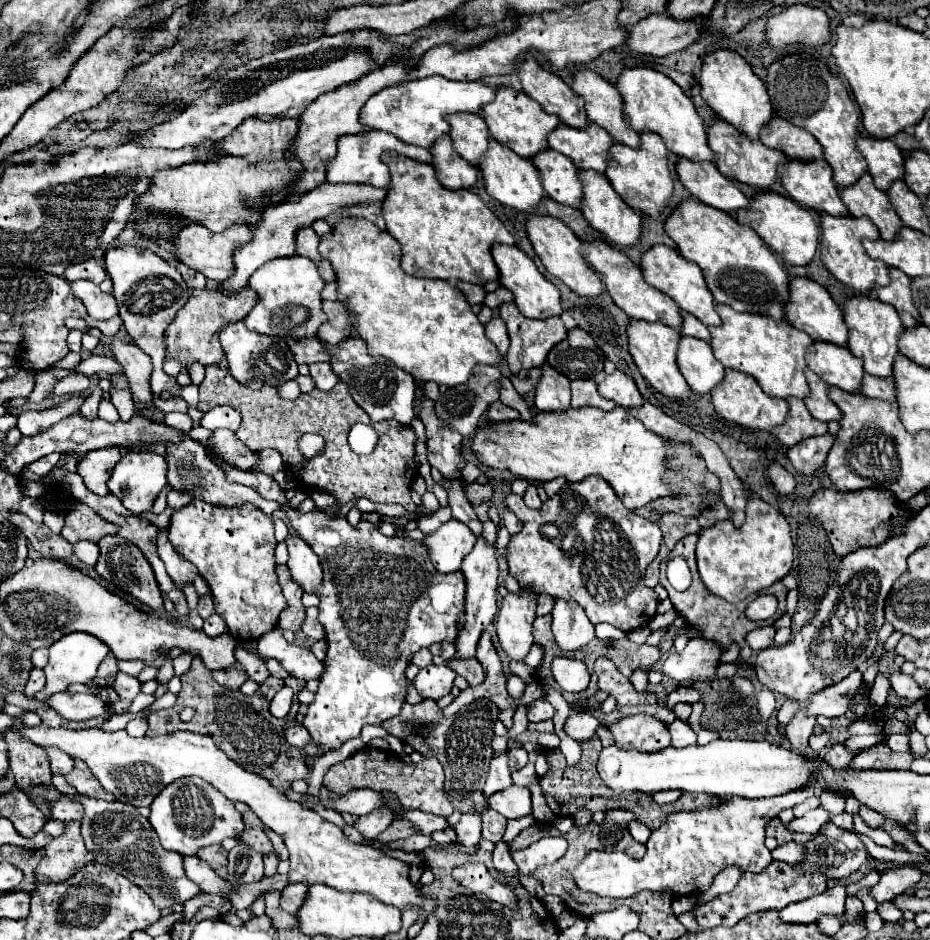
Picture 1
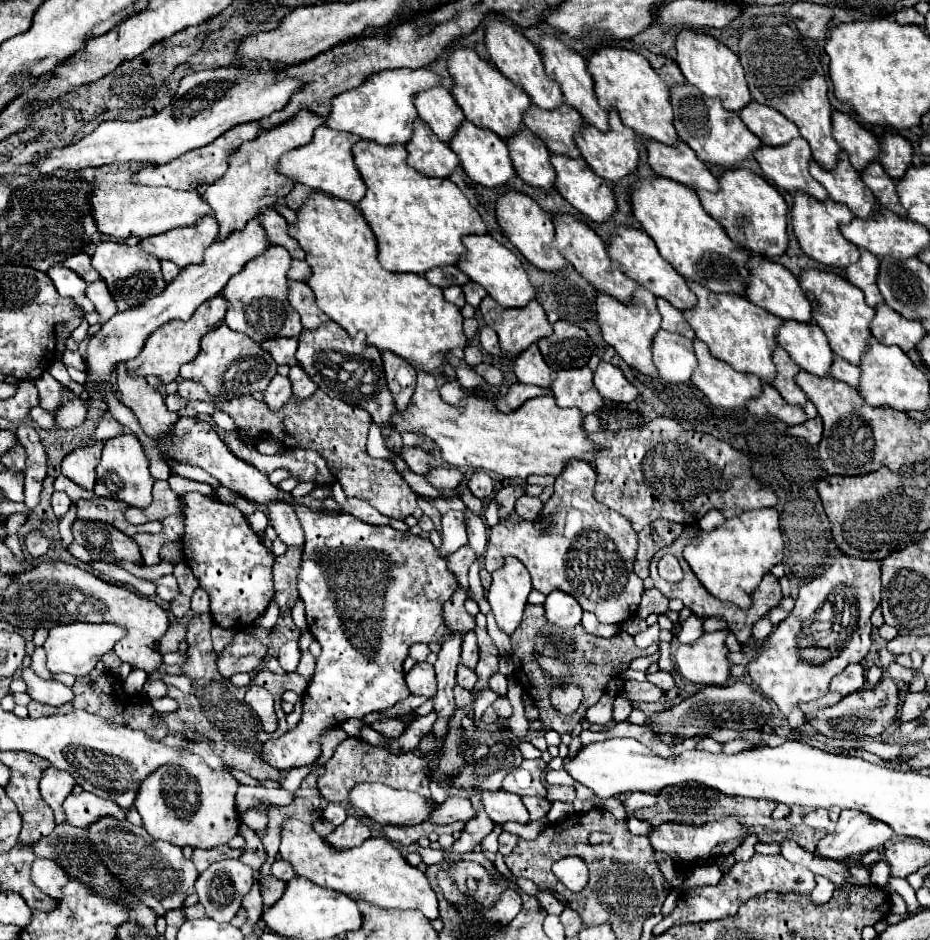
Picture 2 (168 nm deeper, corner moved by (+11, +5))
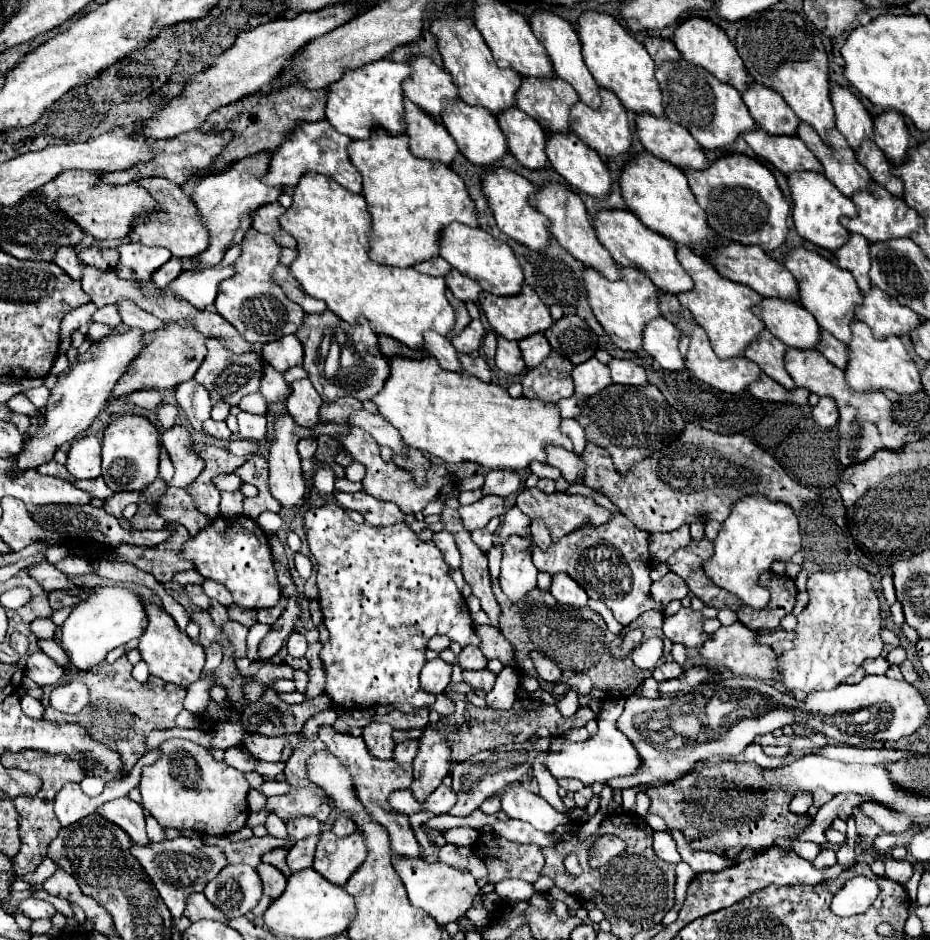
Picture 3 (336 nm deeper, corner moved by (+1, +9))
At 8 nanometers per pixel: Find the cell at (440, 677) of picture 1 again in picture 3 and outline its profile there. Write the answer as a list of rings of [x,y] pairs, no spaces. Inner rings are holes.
[[[433,659],[427,661],[423,671],[421,671],[421,687],[427,693],[443,693],[451,681],[451,665],[445,663],[443,659]]]

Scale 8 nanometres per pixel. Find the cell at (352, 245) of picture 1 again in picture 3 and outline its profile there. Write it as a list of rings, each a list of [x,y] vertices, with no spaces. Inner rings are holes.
[[[307,173],[299,181],[293,193],[293,205],[279,217],[281,227],[291,233],[299,243],[299,257],[291,265],[291,275],[301,283],[307,295],[327,303],[327,309],[333,311],[347,323],[359,323],[359,317],[365,317],[373,331],[379,335],[389,335],[399,343],[411,349],[423,349],[423,333],[435,329],[439,335],[449,335],[455,327],[455,309],[445,297],[447,285],[443,277],[431,277],[415,271],[413,267],[397,269],[391,265],[379,265],[369,259],[371,247],[371,213],[363,195],[351,195],[347,189],[339,187],[333,179]]]

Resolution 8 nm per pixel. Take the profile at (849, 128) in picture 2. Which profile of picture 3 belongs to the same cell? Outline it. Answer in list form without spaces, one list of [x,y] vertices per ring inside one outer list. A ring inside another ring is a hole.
[[[833,85],[831,101],[835,107],[837,129],[843,133],[851,149],[857,151],[865,139],[873,139],[873,119],[863,107],[863,103],[849,89]]]

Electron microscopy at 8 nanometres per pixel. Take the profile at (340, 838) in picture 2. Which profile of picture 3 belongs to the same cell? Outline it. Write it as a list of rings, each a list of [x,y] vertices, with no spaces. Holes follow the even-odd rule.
[[[355,827],[355,831],[345,837],[337,837],[331,829],[327,829],[321,833],[317,843],[313,869],[331,883],[345,885],[345,881],[363,865],[365,859],[367,845],[359,827]]]

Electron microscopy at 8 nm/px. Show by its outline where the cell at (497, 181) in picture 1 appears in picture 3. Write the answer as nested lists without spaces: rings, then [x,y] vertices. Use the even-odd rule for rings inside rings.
[[[463,101],[451,103],[451,107],[447,107],[447,111],[443,111],[441,121],[447,127],[447,131],[451,133],[451,137],[455,139],[463,157],[475,165],[483,165],[483,167],[495,165],[509,153],[507,139],[499,127],[497,119],[489,111],[483,111],[483,107],[471,107]]]

